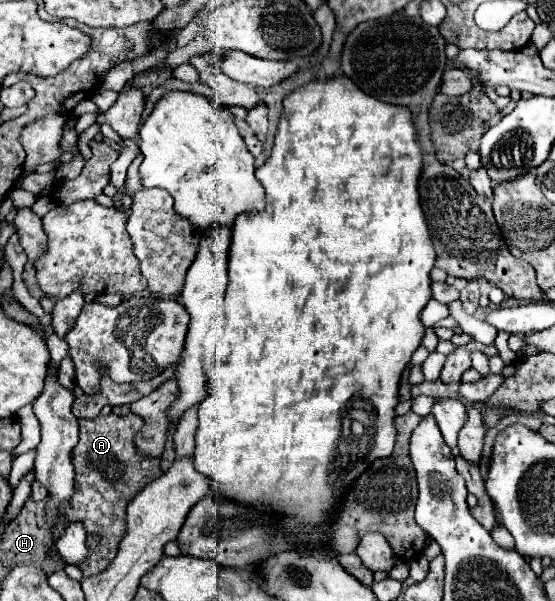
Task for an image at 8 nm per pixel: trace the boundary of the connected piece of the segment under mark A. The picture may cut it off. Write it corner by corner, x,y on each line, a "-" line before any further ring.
138,414
128,416
98,416
92,420
80,420
80,442
74,450
74,468
76,468
76,494
70,504
64,508
66,522
58,526
54,536
62,536
64,528
72,520
80,520
86,526
88,534
100,534
102,546
92,550
90,556
80,564
84,576
96,576
102,572
118,554
118,544
126,532
126,508
130,500
150,482
162,476
160,460
154,468
142,468
144,456
138,452
134,438
144,428
144,418

